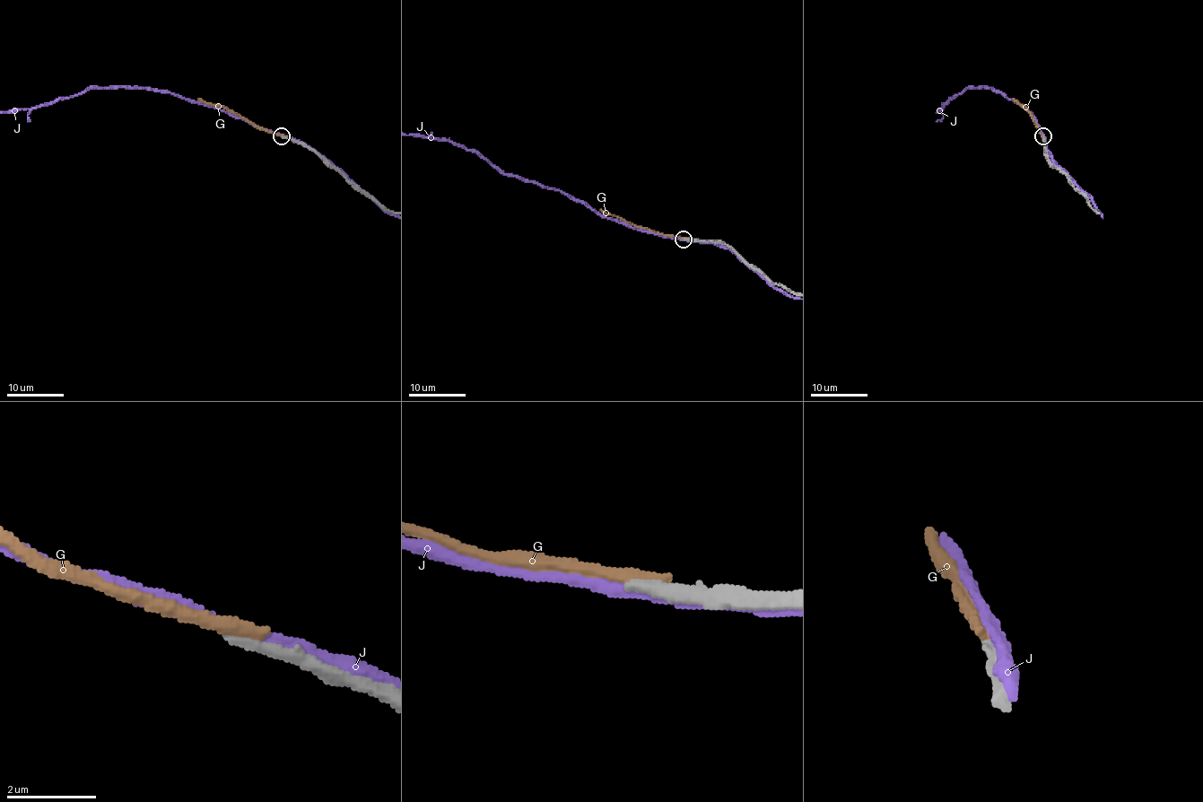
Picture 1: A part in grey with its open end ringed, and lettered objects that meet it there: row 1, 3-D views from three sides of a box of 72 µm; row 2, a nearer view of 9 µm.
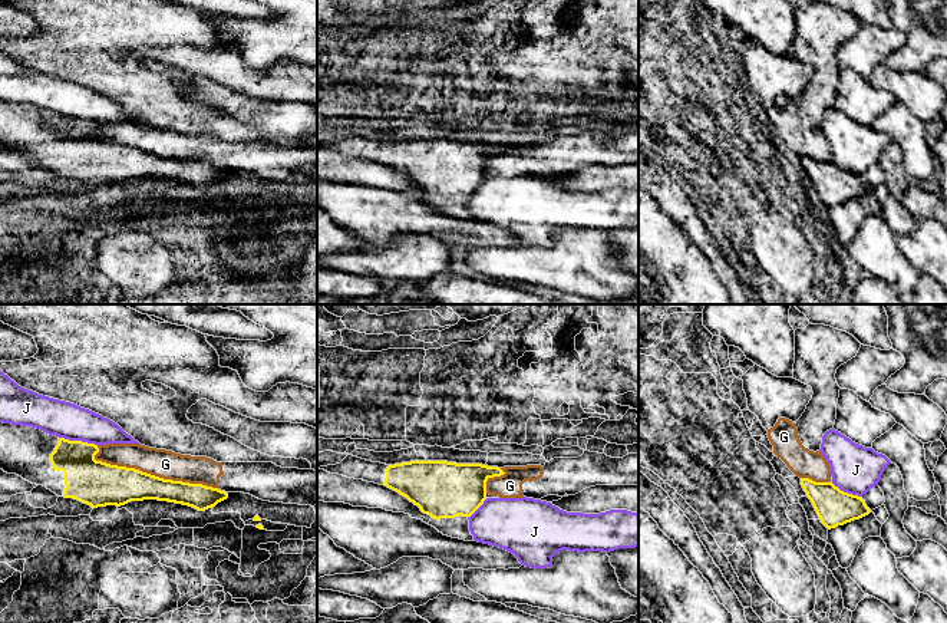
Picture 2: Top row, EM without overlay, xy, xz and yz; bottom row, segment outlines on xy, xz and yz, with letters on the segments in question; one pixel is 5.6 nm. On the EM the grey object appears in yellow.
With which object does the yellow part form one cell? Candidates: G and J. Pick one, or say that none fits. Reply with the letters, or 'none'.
none

